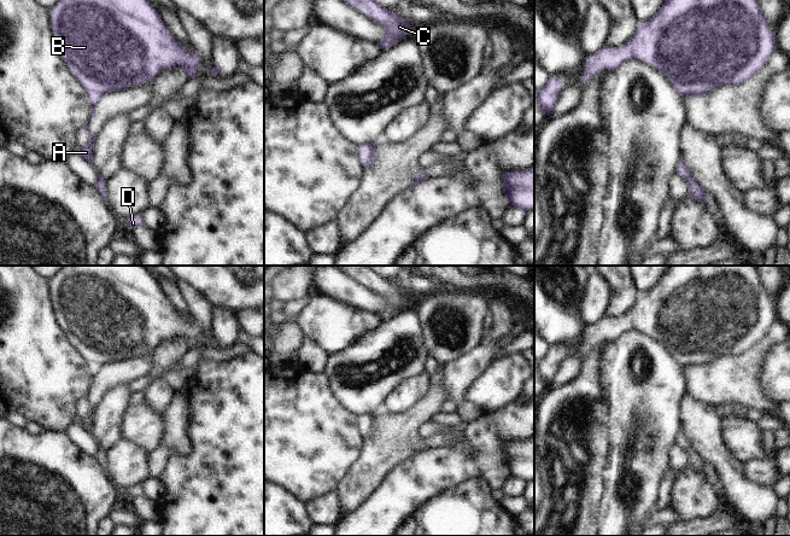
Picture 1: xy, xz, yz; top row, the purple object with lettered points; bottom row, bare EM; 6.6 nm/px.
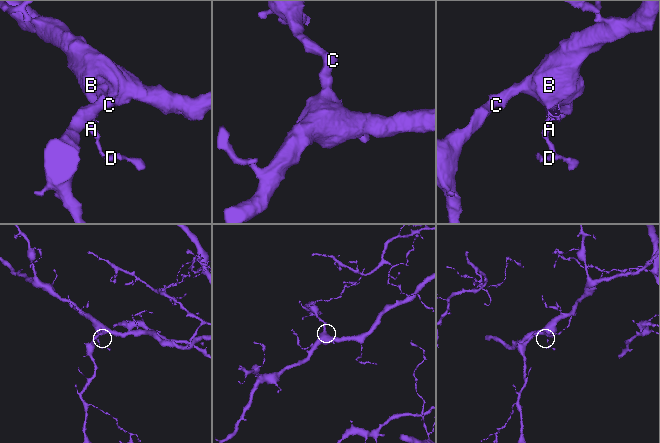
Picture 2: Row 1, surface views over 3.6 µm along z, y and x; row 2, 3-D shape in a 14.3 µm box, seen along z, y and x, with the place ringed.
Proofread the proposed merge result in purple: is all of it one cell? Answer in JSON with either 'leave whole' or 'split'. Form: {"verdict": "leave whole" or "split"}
{"verdict": "split"}

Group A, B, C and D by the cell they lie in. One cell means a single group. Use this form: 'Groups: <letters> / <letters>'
Groups: A D / B C.

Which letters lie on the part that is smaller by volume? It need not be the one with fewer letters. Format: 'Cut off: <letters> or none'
Cut off: A, D.

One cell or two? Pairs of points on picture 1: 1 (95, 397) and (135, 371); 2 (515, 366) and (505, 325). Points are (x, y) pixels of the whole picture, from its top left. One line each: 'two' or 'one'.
1: one
2: two

